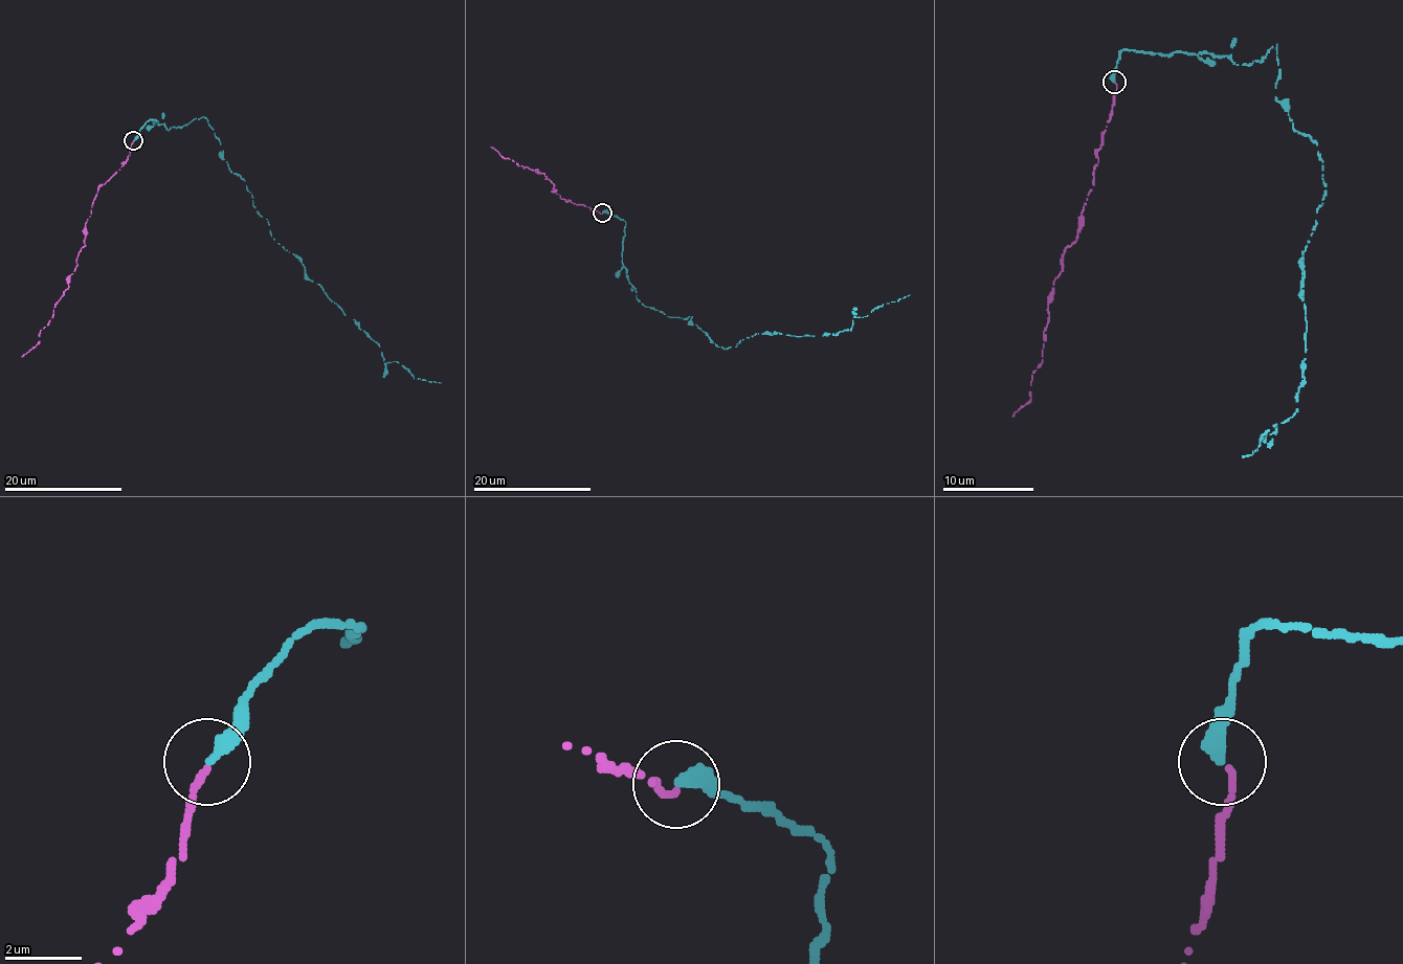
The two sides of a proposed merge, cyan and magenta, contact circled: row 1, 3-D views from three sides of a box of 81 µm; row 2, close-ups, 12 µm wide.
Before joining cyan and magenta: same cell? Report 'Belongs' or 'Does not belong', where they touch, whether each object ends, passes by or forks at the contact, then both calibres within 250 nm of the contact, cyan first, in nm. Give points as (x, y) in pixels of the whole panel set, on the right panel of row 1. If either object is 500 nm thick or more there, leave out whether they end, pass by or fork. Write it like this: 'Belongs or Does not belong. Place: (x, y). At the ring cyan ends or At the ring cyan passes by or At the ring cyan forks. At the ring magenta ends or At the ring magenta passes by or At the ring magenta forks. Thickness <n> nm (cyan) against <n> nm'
Belongs. Place: (1114, 82). At the ring cyan ends. At the ring magenta ends. Thickness 360 nm (cyan) against 170 nm

